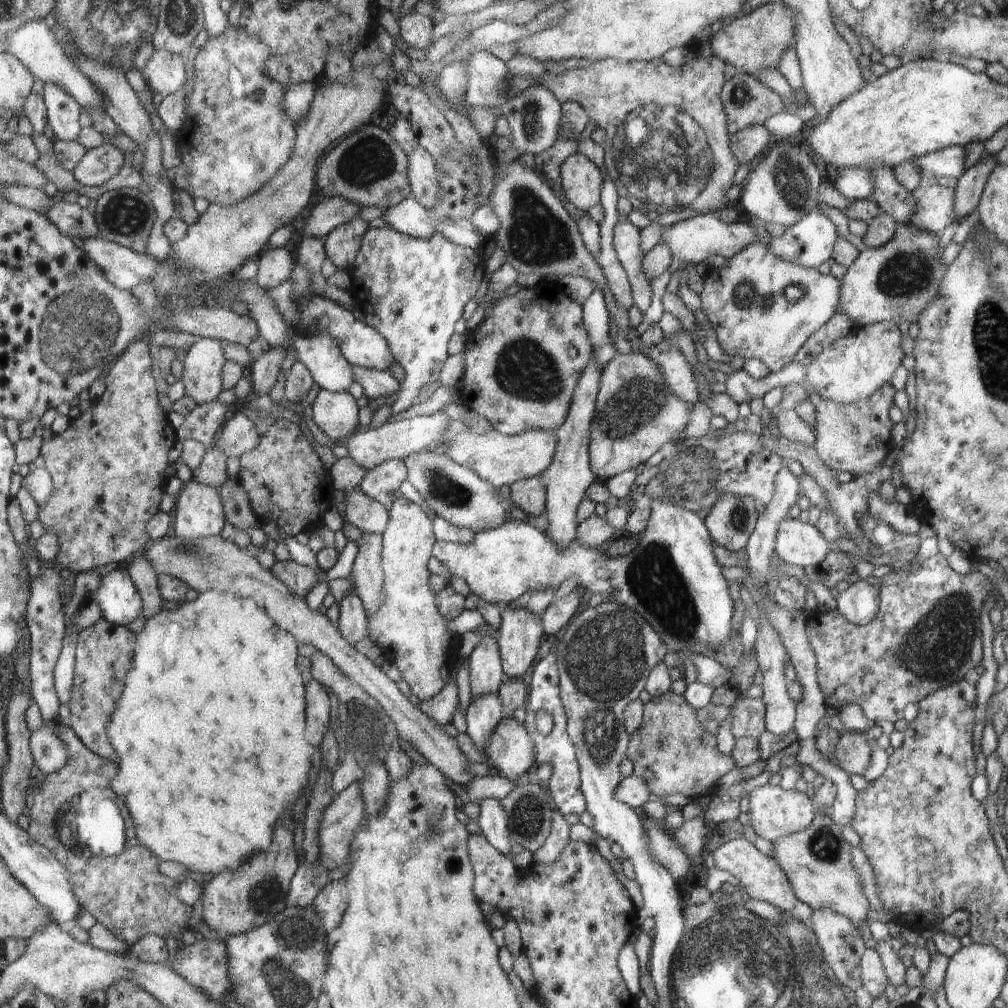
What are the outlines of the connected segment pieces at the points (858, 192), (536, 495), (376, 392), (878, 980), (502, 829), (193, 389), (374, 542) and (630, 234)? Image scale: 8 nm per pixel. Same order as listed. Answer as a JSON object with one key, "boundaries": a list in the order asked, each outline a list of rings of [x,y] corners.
{"boundaries":[[[[846,168],[831,172],[830,180],[834,188],[850,201],[870,198],[875,183],[867,168]]],[[[530,477],[513,482],[510,485],[511,500],[520,507],[531,520],[544,515],[545,486],[540,483],[540,477]]],[[[351,365],[352,378],[362,384],[365,395],[370,400],[386,396],[390,401],[396,397],[400,383],[388,371],[379,371]]],[[[867,948],[862,955],[859,967],[861,984],[868,989],[874,999],[882,996],[890,982],[879,952],[876,949]]],[[[485,798],[479,802],[480,816],[479,826],[484,838],[491,843],[500,854],[508,857],[512,854],[510,831],[507,823],[507,816],[498,799]]],[[[203,337],[188,352],[182,382],[197,404],[218,400],[224,392],[223,372],[228,362],[226,344],[220,339]]],[[[362,533],[362,537],[357,541],[357,544],[358,552],[351,574],[355,589],[368,614],[379,607],[381,601],[383,538],[380,533]]],[[[629,220],[618,221],[614,227],[613,245],[630,283],[633,305],[644,314],[650,306],[652,289],[643,267],[641,230]]]]}

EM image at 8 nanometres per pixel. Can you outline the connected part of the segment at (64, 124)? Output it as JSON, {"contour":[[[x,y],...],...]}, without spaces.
{"contour":[[[56,83],[45,85],[45,99],[49,108],[49,122],[60,140],[78,142],[82,132],[82,105],[64,87]]]}

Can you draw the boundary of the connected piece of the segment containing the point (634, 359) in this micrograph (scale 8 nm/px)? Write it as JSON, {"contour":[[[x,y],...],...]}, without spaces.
{"contour":[[[640,352],[616,353],[603,368],[596,413],[590,428],[592,472],[598,480],[636,469],[657,450],[671,442],[675,434],[686,432],[695,405],[682,400],[666,386],[658,363]]]}

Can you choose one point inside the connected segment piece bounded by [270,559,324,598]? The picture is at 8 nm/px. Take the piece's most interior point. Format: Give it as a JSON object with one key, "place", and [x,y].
{"place":[298,578]}

